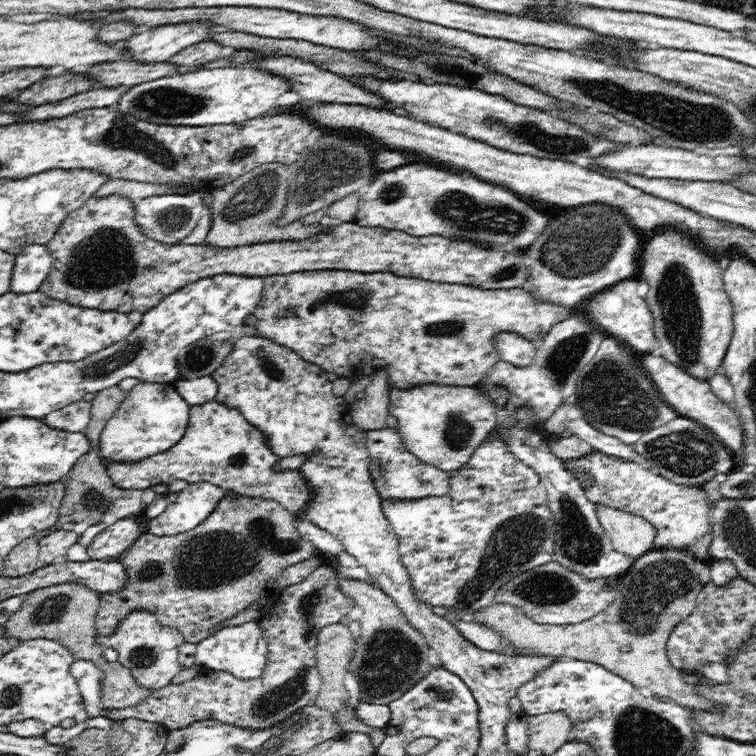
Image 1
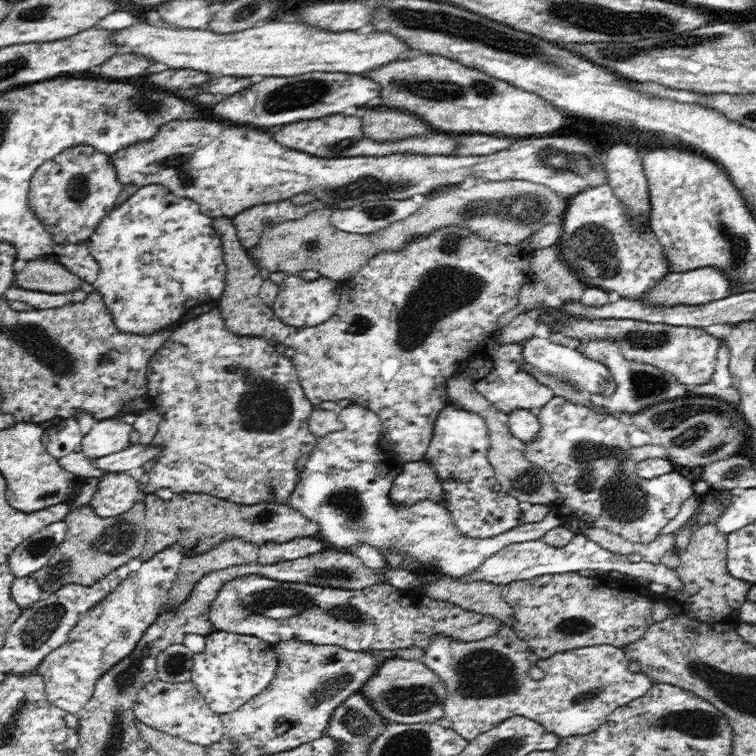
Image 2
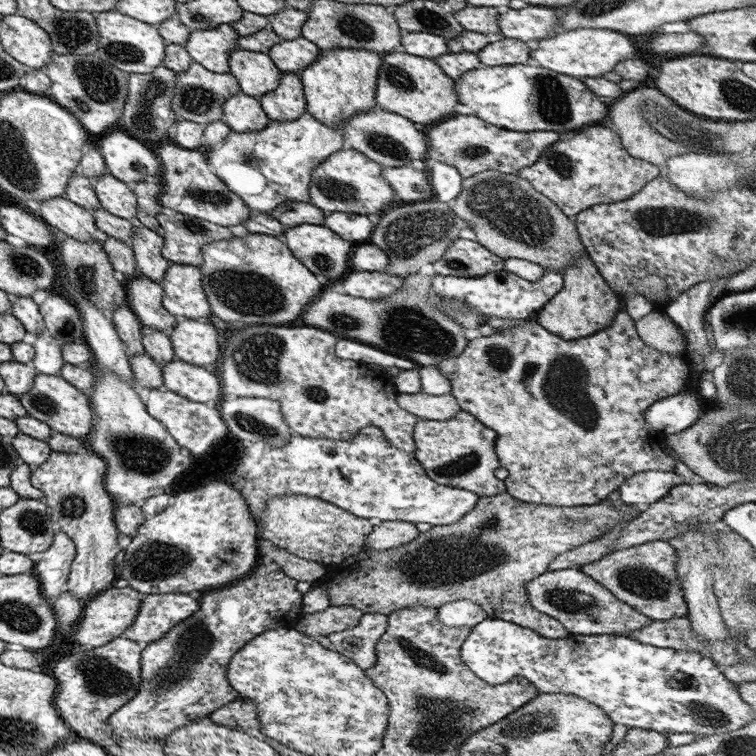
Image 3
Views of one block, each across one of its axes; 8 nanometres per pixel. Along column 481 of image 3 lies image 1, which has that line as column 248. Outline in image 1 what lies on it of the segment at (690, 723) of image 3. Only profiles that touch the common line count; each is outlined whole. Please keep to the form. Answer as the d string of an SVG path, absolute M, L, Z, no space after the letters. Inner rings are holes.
M248 621L232 627L222 626L214 634L197 644L194 655L198 668L208 668L214 672L231 674L238 680L252 680L258 678L265 669L268 649L262 629L257 621Z

